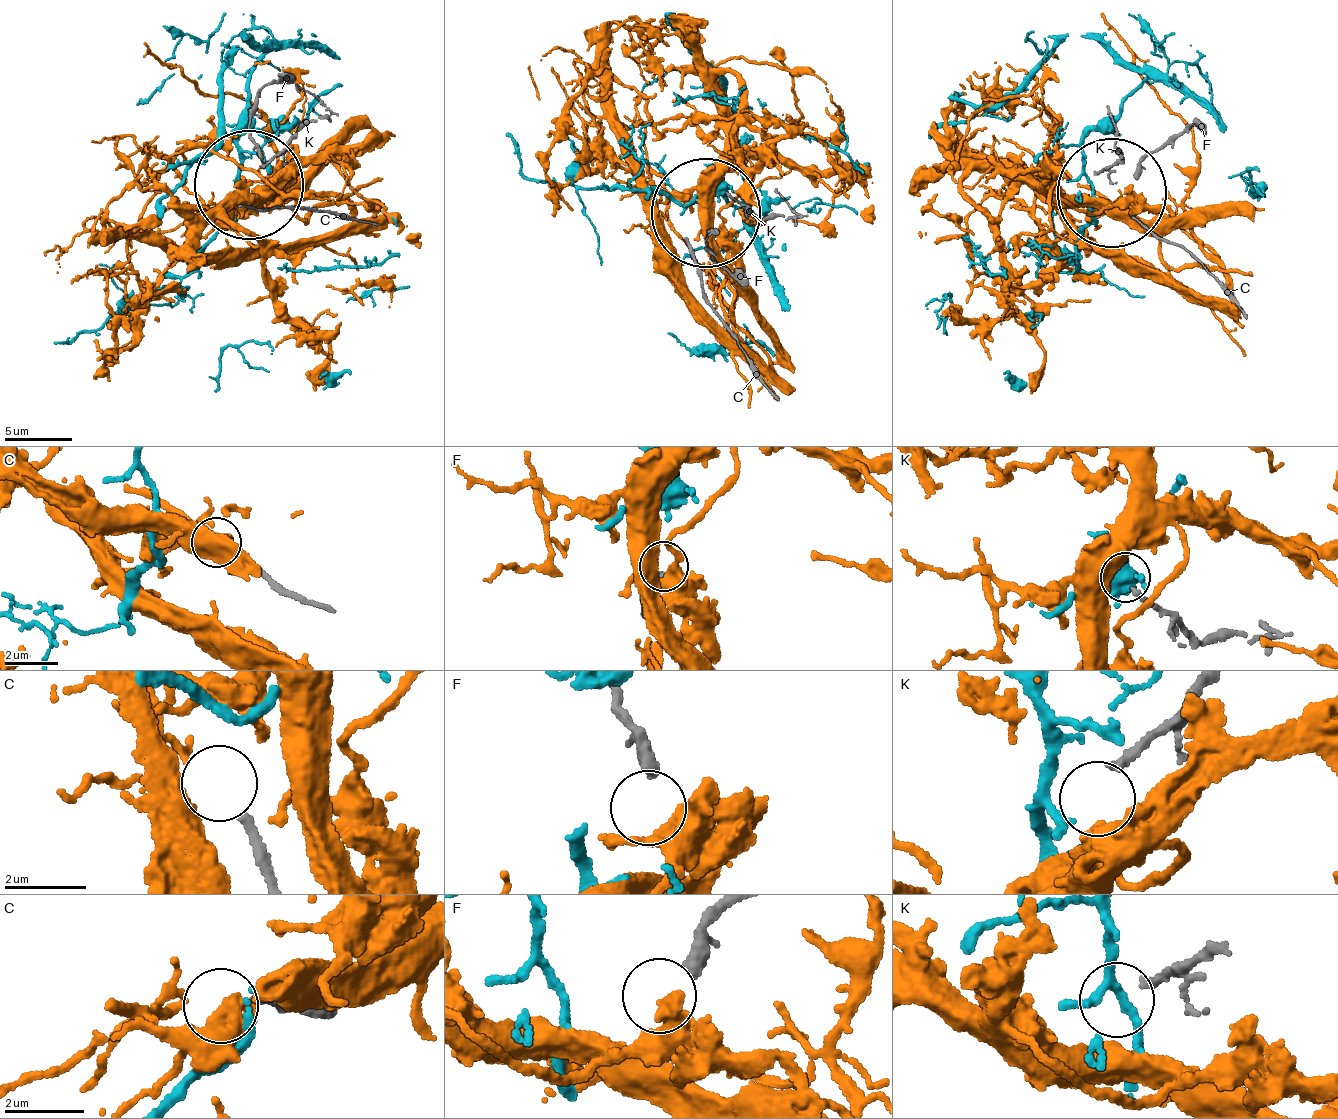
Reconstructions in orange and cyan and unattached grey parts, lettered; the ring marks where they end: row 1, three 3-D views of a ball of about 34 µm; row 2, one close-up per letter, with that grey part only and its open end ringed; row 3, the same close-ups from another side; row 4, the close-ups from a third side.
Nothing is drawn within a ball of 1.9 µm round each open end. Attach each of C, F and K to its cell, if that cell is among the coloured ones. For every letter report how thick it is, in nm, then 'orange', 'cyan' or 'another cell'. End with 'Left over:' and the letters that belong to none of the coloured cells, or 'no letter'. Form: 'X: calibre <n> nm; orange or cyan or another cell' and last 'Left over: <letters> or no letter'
C: calibre 220 nm; another cell
F: calibre 240 nm; orange
K: calibre 200 nm; another cell
Left over: C, K

